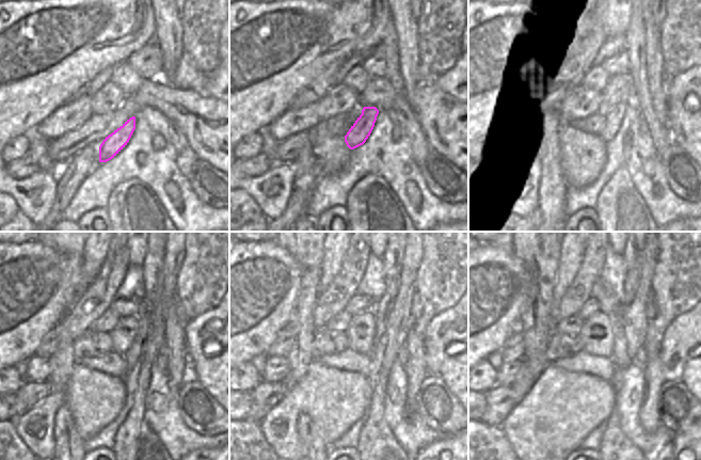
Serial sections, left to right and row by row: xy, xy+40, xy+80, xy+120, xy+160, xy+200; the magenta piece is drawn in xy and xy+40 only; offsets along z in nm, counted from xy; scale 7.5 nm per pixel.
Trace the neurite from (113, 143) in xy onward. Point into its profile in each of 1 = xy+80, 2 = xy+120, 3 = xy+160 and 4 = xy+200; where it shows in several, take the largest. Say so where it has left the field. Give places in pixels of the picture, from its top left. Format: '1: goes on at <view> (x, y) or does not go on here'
1: goes on at xy+80 (614, 117)
2: goes on at xy+120 (139, 346)
3: goes on at xy+160 (382, 307)
4: goes on at xy+200 (632, 280)

